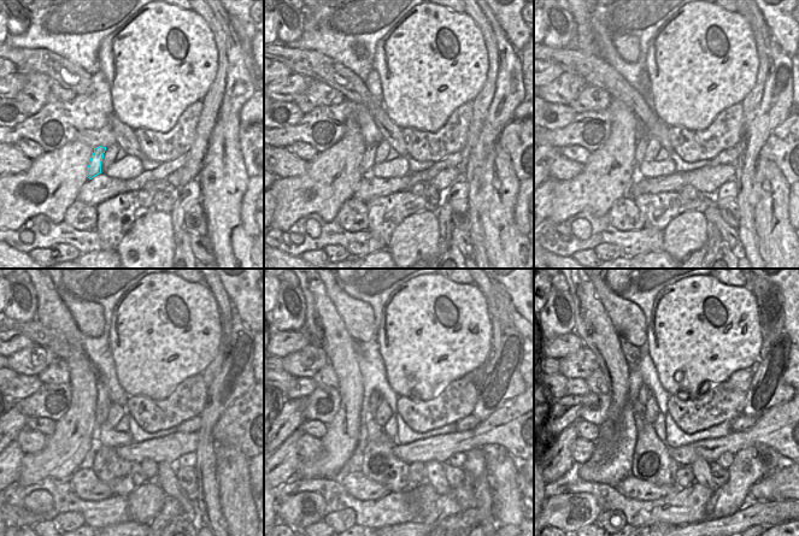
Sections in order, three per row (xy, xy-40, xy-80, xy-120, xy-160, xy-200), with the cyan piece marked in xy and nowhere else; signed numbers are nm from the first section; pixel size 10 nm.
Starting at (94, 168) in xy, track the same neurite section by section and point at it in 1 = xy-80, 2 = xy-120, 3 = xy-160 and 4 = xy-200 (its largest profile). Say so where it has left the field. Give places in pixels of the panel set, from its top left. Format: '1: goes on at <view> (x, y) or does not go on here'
1: goes on at xy-80 (642, 142)
2: goes on at xy-120 (103, 407)
3: goes on at xy-160 (374, 400)
4: goes on at xy-200 (644, 390)

